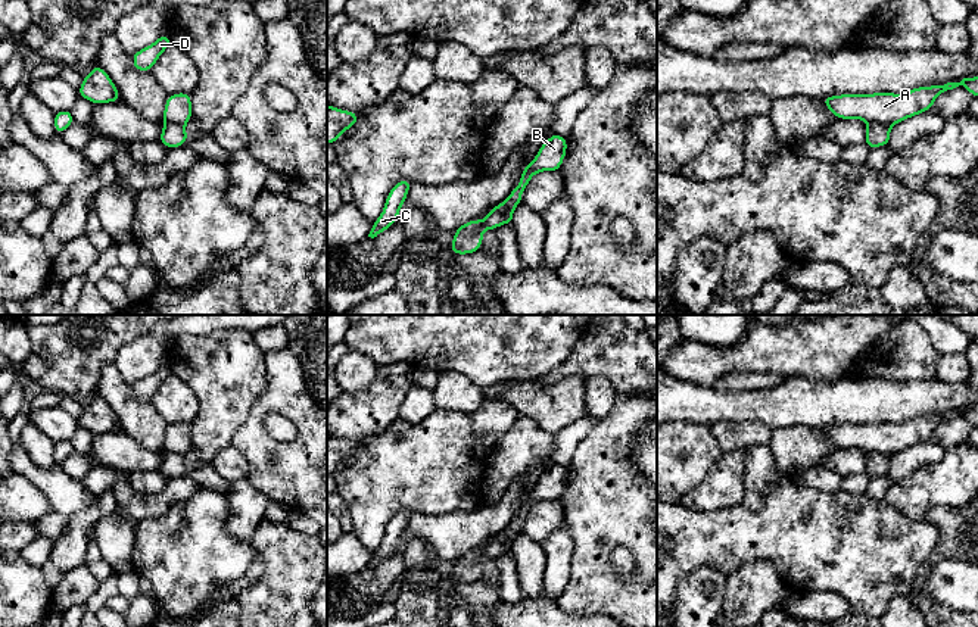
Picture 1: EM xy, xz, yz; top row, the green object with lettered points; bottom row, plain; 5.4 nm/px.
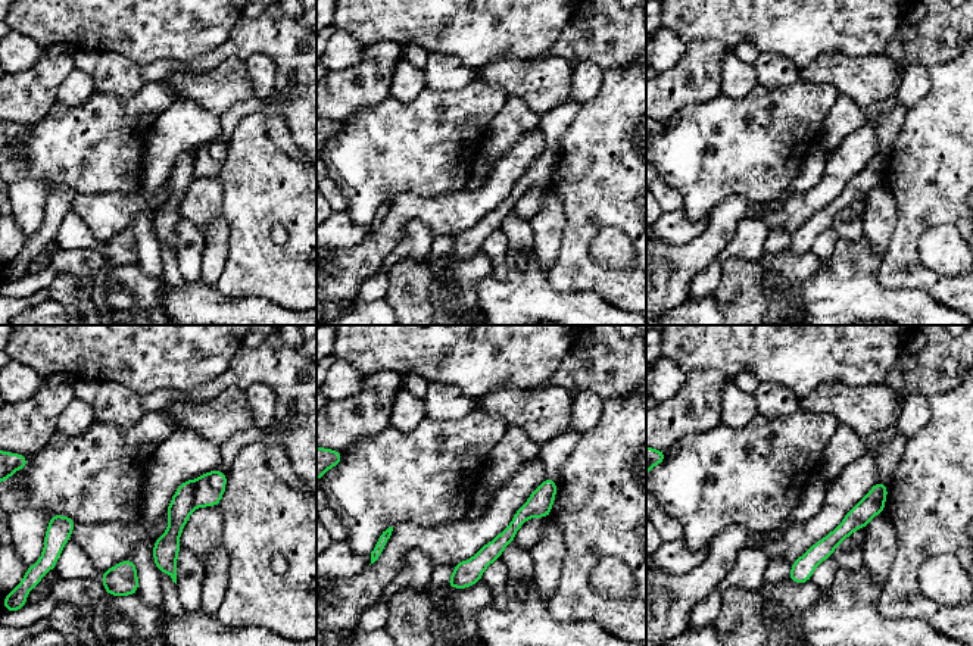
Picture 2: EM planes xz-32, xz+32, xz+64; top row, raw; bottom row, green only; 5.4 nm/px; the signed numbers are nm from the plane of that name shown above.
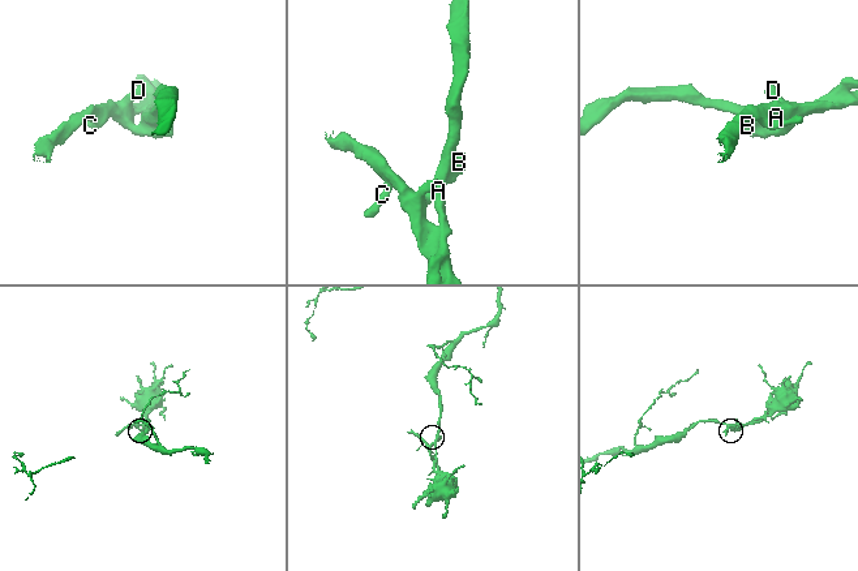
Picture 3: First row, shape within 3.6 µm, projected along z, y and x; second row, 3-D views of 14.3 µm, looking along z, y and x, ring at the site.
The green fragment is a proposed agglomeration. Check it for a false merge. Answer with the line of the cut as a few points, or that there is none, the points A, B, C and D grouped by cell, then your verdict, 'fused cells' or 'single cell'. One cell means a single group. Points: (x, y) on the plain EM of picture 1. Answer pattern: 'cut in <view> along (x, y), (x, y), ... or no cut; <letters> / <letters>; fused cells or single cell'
cut in yz along (868, 452), (881, 452), (890, 457); A / B C D; fused cells

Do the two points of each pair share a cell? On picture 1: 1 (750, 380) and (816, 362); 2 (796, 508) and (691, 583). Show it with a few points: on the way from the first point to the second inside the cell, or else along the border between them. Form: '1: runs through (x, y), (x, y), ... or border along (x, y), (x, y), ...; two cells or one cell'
1: border along (740, 371), (776, 373), (787, 378); two cells
2: border along (726, 574), (715, 568), (697, 567), (679, 582); two cells

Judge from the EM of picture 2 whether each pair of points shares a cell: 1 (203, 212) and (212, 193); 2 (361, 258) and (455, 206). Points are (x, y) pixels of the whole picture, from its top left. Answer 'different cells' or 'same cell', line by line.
1: same cell
2: same cell

